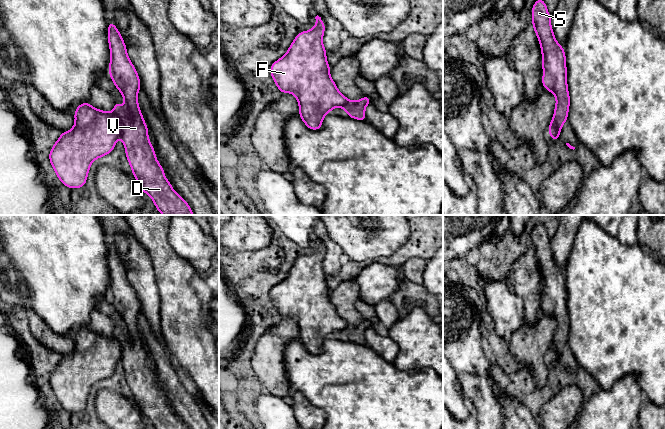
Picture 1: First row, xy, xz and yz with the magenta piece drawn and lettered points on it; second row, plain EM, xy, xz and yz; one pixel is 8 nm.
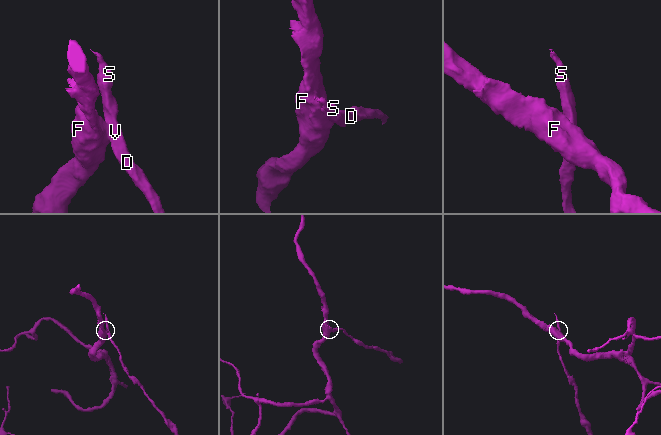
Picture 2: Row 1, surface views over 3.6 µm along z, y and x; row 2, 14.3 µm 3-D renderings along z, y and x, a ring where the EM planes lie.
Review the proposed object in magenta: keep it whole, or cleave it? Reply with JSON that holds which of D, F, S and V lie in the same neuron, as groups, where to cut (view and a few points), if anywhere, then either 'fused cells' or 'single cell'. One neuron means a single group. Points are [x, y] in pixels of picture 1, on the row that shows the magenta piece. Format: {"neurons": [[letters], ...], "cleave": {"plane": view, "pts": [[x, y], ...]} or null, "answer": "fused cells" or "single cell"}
{"neurons": [["D", "S", "V"], ["F"]], "cleave": {"plane": "xy", "pts": [[113, 109], [121, 124], [121, 136]]}, "answer": "fused cells"}

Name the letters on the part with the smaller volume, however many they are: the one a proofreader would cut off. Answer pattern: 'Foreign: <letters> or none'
Foreign: D, S, V

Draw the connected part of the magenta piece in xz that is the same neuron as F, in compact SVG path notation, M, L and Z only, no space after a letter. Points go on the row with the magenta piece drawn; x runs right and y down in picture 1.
M315 17L316 25L309 31L297 34L286 54L270 67L270 74L281 93L292 93L299 103L299 116L311 130L319 130L322 121L333 108L342 107L348 100L339 92L330 77L330 66L322 39L325 32L323 20Z

